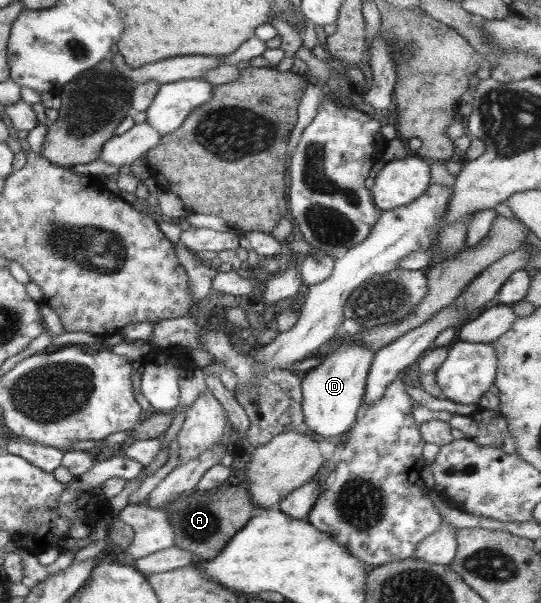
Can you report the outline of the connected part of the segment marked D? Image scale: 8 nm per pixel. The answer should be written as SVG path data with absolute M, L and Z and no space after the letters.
M341 342L321 359L319 365L301 374L303 427L325 438L349 430L349 424L356 420L356 414L361 408L373 351L355 342Z

